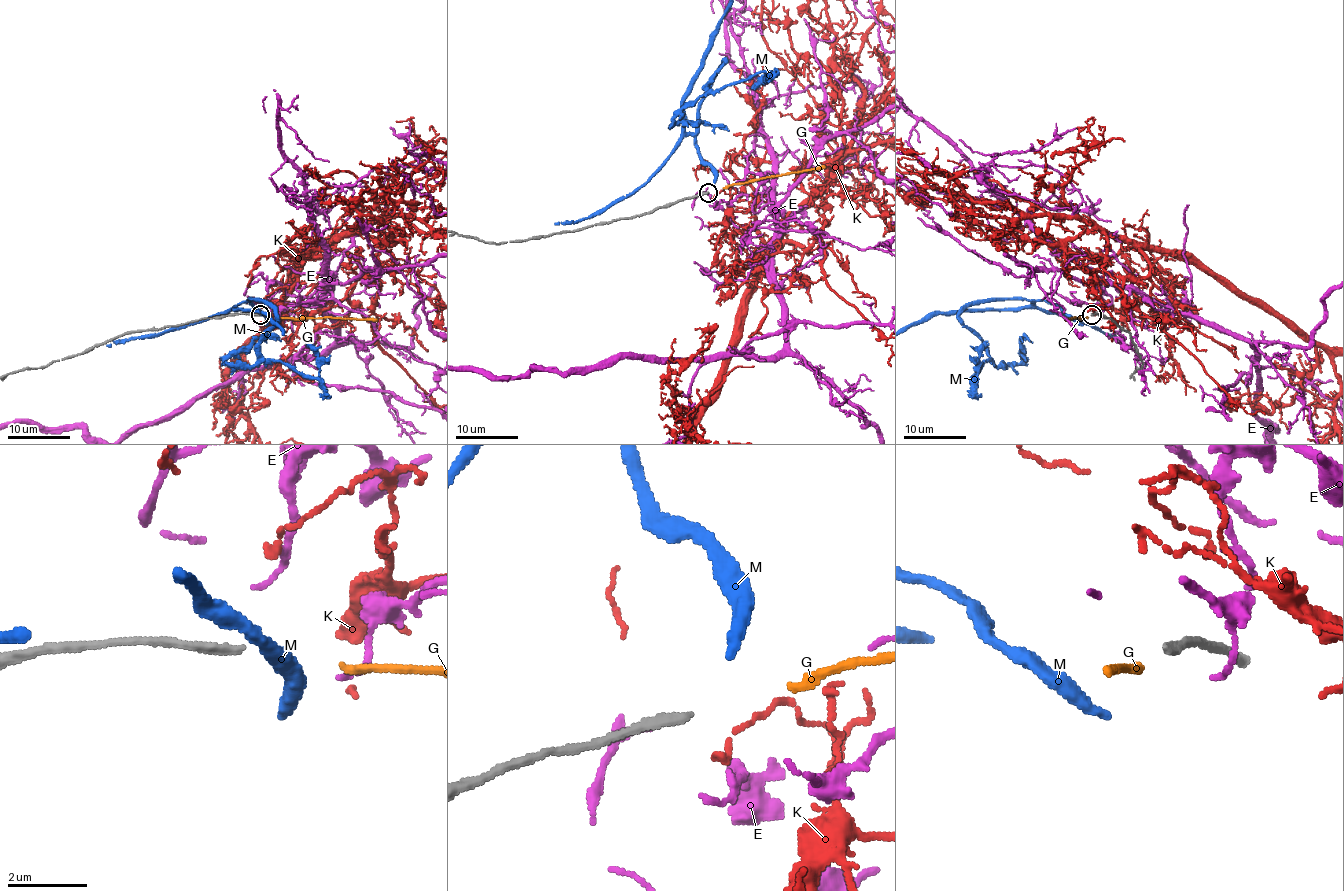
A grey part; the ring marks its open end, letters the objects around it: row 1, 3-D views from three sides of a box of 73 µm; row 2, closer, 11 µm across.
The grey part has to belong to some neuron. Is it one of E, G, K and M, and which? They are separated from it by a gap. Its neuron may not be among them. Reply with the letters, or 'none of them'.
G

